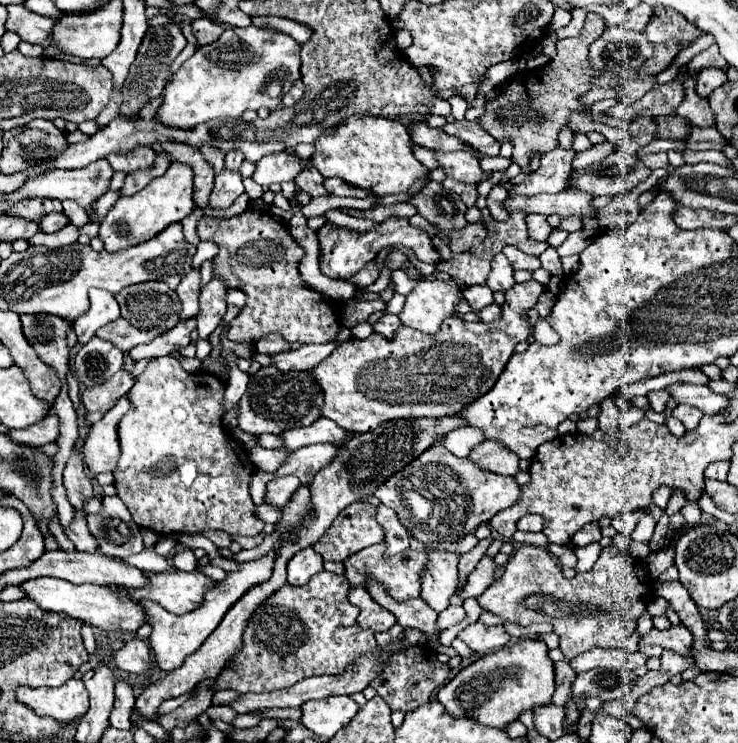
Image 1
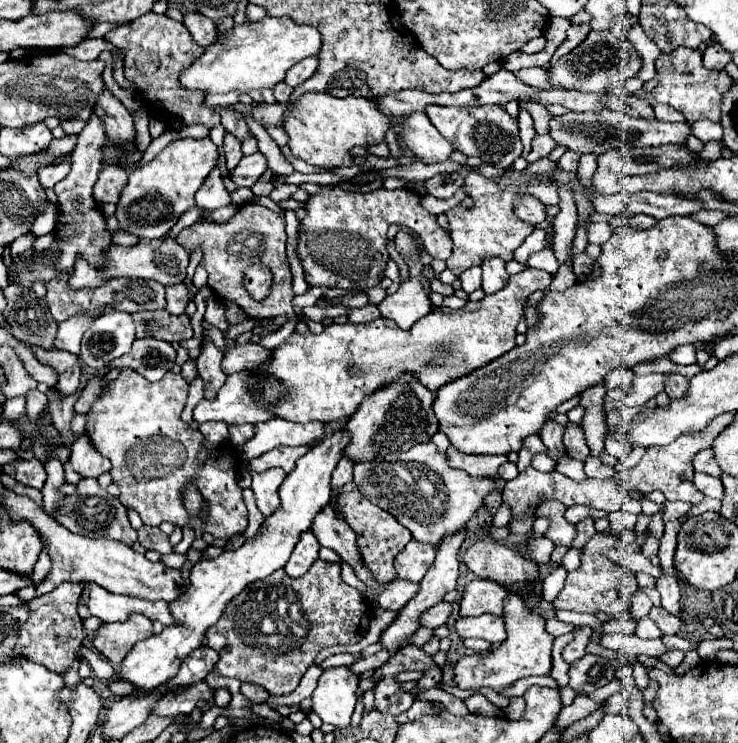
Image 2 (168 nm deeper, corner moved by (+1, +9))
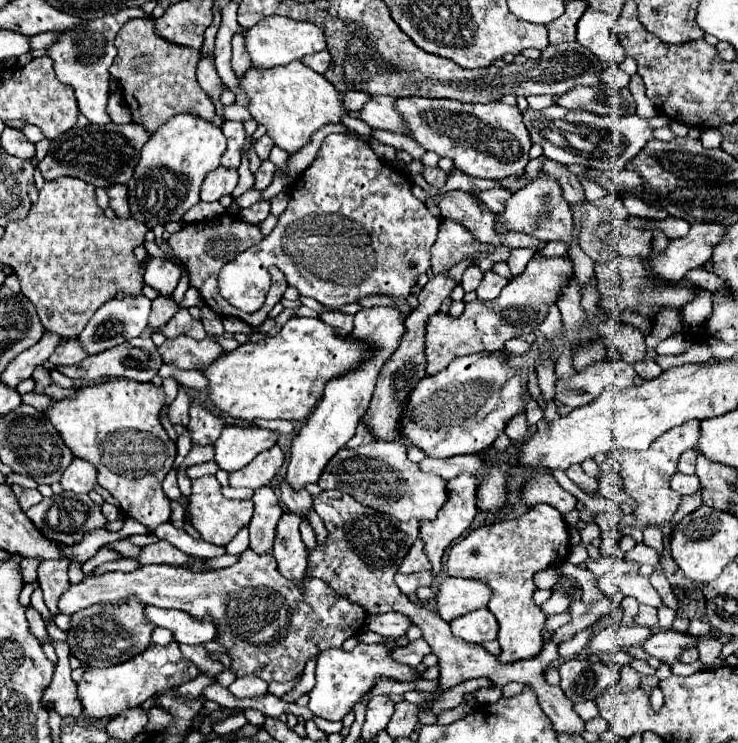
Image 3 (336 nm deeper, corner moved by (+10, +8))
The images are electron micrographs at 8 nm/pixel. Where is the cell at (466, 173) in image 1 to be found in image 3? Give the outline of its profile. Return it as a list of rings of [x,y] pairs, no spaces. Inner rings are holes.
[[[372,96],[358,112],[360,112],[360,118],[374,128],[382,128],[398,134],[404,132],[404,120],[394,110],[392,96]]]

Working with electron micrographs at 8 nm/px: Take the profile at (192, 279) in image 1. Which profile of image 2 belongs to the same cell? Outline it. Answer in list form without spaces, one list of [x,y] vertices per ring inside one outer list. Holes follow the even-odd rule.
[[[185,283],[167,287],[167,307],[165,309],[169,313],[175,313],[175,315],[185,313],[185,307],[187,307],[189,301],[191,301],[191,291]]]

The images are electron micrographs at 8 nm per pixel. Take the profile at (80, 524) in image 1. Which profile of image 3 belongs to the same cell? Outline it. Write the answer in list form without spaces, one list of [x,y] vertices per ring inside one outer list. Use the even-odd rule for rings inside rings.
[[[68,338],[60,344],[60,350],[54,350],[54,354],[50,356],[50,362],[56,364],[64,364],[64,366],[74,366],[80,360],[84,360],[88,354],[84,354],[80,342],[76,342],[76,338]]]

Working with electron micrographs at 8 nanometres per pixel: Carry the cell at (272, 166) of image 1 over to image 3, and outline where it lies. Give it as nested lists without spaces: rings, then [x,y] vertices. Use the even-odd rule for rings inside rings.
[[[216,168],[214,172],[210,172],[202,184],[202,192],[200,192],[200,200],[204,202],[216,202],[226,194],[232,194],[232,190],[238,184],[238,172],[236,170],[228,170],[228,168]]]

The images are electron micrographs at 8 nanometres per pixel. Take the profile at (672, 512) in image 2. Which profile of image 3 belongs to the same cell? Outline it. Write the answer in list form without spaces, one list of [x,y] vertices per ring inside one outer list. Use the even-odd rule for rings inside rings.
[[[646,528],[644,530],[644,544],[654,548],[658,554],[662,554],[664,546],[662,546],[662,532],[658,528]]]

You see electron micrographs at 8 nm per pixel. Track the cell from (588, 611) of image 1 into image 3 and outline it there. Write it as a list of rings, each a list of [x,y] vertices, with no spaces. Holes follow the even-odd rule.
[[[444,578],[436,592],[436,612],[442,620],[452,622],[454,618],[472,610],[484,608],[490,598],[488,586],[480,580]]]

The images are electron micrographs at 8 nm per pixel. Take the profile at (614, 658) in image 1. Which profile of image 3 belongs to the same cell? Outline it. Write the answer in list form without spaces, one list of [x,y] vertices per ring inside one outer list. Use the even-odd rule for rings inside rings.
[[[660,630],[660,632],[652,634],[652,636],[642,644],[642,648],[644,648],[650,656],[658,658],[660,662],[674,664],[684,650],[694,648],[696,644],[698,644],[698,638],[694,638],[694,636],[690,636],[690,634],[676,632],[676,630]]]

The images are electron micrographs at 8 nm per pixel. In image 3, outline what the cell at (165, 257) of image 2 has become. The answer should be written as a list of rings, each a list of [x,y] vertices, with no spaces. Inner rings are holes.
[[[152,258],[146,266],[144,282],[148,286],[152,286],[160,296],[168,298],[174,294],[178,282],[180,282],[180,276],[182,276],[182,270],[176,264],[166,262],[162,258]]]

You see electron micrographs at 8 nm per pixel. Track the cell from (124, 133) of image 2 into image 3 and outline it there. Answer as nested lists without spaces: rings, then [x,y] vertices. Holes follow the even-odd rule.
[[[128,8],[128,10],[120,10],[112,16],[88,20],[72,30],[64,30],[58,36],[58,40],[46,48],[46,56],[50,56],[54,62],[56,78],[74,88],[78,108],[92,124],[110,122],[110,118],[106,114],[106,102],[108,102],[108,86],[110,86],[108,68],[116,58],[114,38],[116,38],[116,32],[120,30],[120,26],[126,24],[134,16],[148,16],[148,14],[142,8]]]

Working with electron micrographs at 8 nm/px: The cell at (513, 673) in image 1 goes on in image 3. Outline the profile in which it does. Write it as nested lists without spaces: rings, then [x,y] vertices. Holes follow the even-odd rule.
[[[536,504],[530,512],[520,518],[476,528],[468,534],[468,538],[460,538],[450,548],[448,576],[482,580],[492,590],[488,610],[498,618],[500,624],[500,662],[516,662],[540,654],[542,630],[546,626],[548,616],[532,600],[536,586],[534,574],[528,574],[528,566],[534,566],[534,570],[544,570],[554,564],[560,564],[568,558],[570,548],[572,546],[568,542],[568,526],[562,514],[550,504]]]

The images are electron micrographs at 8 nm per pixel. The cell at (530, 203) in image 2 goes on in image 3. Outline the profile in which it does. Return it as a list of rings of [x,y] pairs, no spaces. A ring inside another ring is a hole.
[[[496,186],[496,188],[490,188],[490,190],[478,192],[478,198],[480,198],[480,202],[482,202],[490,212],[498,214],[500,210],[504,210],[506,200],[510,198],[510,190]]]

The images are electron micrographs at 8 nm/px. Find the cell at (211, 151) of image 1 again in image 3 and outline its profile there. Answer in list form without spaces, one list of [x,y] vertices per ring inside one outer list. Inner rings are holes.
[[[132,18],[126,22],[118,30],[114,46],[118,54],[110,66],[110,76],[120,82],[134,124],[144,126],[144,130],[152,134],[174,114],[190,112],[204,120],[214,118],[214,104],[196,82],[196,62],[200,62],[200,50],[176,46],[158,38],[152,18]]]

